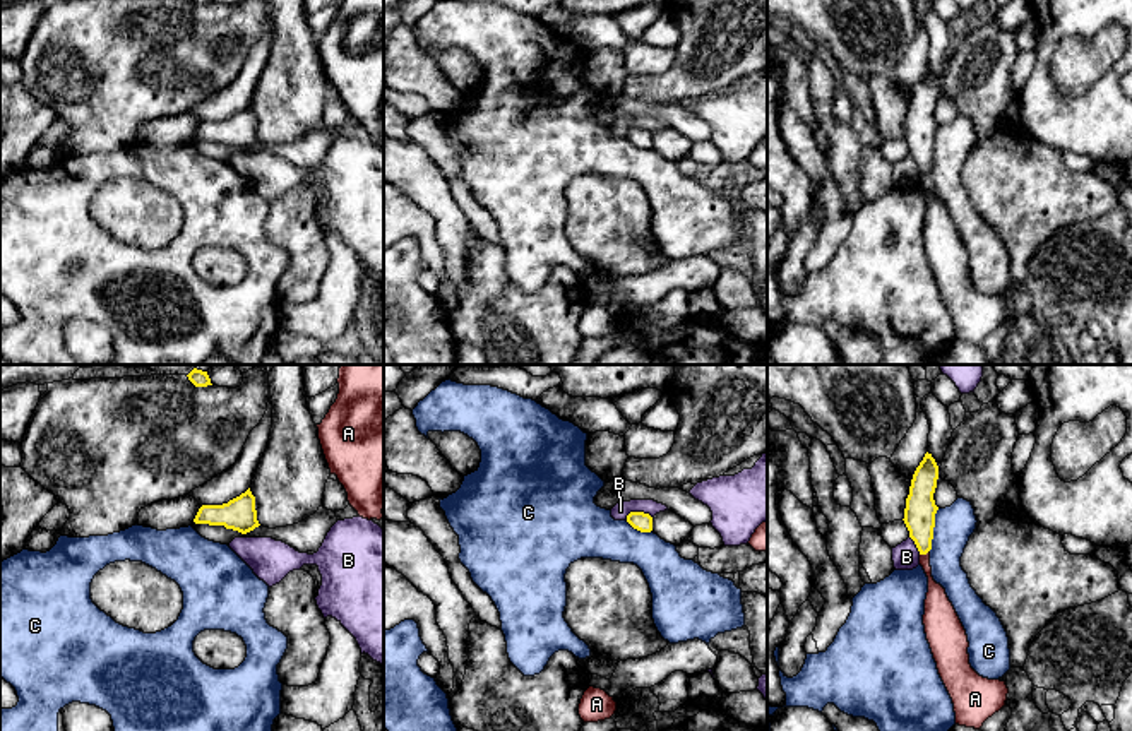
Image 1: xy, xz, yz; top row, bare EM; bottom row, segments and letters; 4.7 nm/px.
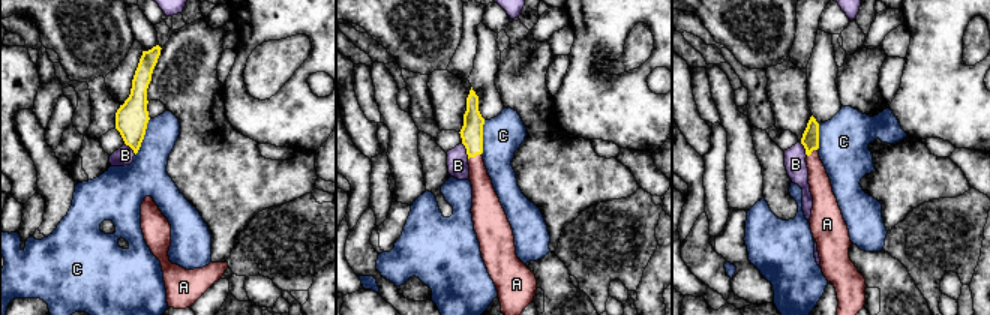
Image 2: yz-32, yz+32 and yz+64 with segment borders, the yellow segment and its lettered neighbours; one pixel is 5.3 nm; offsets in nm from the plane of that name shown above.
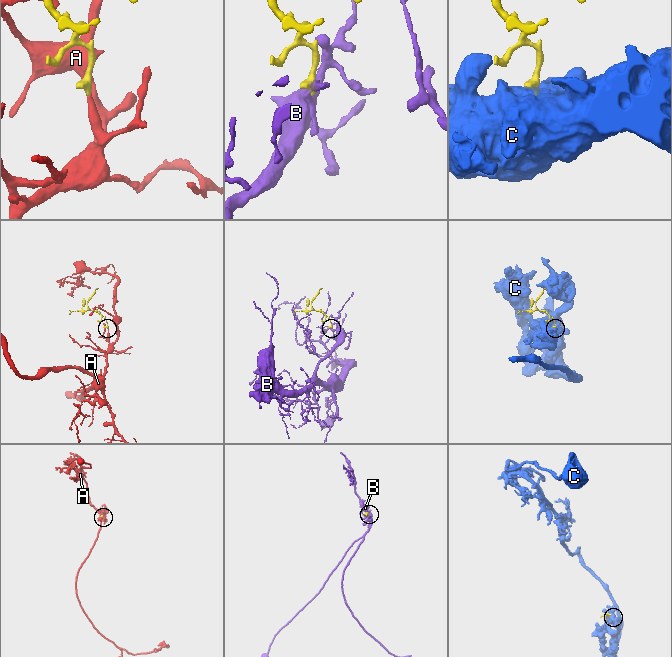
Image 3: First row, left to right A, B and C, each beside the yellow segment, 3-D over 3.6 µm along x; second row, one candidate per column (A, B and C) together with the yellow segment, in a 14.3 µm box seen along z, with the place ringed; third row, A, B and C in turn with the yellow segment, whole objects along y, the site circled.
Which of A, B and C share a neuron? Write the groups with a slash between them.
A / B / C

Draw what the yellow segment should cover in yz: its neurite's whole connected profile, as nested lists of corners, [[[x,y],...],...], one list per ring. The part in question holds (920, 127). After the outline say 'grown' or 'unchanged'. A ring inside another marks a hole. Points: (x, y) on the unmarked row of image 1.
[[[926,68],[913,91],[903,137],[928,193],[923,241],[938,291],[954,320],[956,341],[980,346],[1005,322],[1009,305],[1005,298],[983,294],[971,284],[966,247],[945,205],[932,193],[930,166],[938,127],[933,116],[937,96],[938,82]]]; grown

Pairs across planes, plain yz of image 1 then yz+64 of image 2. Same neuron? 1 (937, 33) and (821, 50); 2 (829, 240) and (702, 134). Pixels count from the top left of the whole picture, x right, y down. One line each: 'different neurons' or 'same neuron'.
1: same neuron
2: same neuron

